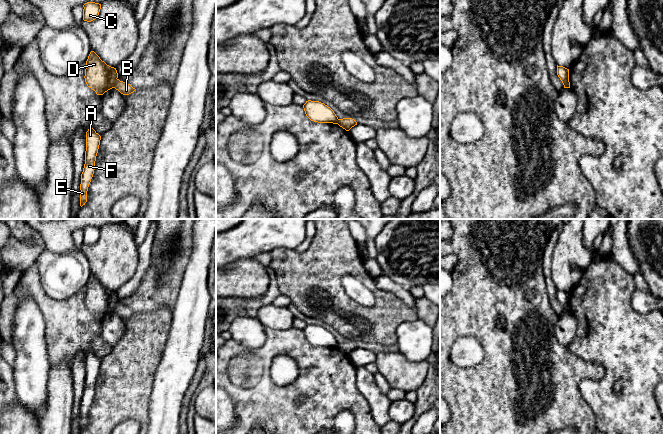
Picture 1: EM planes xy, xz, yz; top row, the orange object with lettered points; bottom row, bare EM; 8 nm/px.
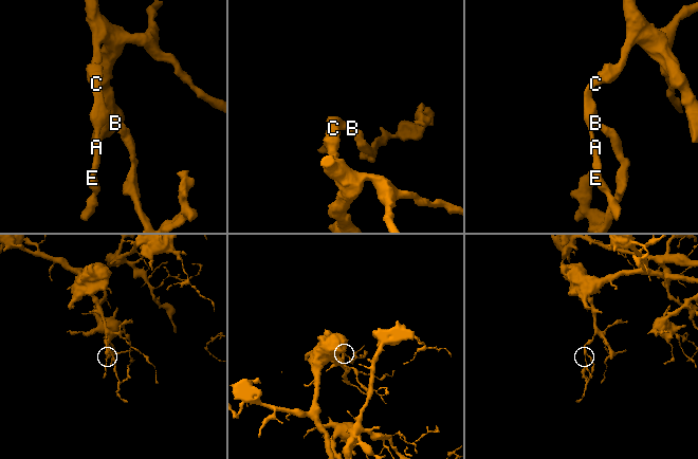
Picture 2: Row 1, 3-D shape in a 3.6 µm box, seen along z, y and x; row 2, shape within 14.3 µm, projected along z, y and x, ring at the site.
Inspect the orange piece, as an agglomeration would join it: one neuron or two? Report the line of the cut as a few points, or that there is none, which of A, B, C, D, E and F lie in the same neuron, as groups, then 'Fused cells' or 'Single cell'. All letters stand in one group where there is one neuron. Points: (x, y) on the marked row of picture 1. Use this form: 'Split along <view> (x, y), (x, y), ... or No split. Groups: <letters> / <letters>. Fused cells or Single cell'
Split along xy (117, 79), (113, 87). Groups: A C D E F / B. Fused cells

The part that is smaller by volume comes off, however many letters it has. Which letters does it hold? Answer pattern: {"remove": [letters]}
{"remove": ["B"]}

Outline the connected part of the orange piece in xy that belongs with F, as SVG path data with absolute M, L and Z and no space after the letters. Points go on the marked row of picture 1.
M90 127L86 132L85 164L81 174L80 206L87 202L87 191L95 170L95 161L100 145L101 136Z

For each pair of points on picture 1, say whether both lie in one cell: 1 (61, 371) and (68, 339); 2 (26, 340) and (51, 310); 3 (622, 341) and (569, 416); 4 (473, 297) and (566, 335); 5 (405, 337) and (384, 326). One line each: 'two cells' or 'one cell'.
1: two cells
2: two cells
3: two cells
4: two cells
5: two cells

